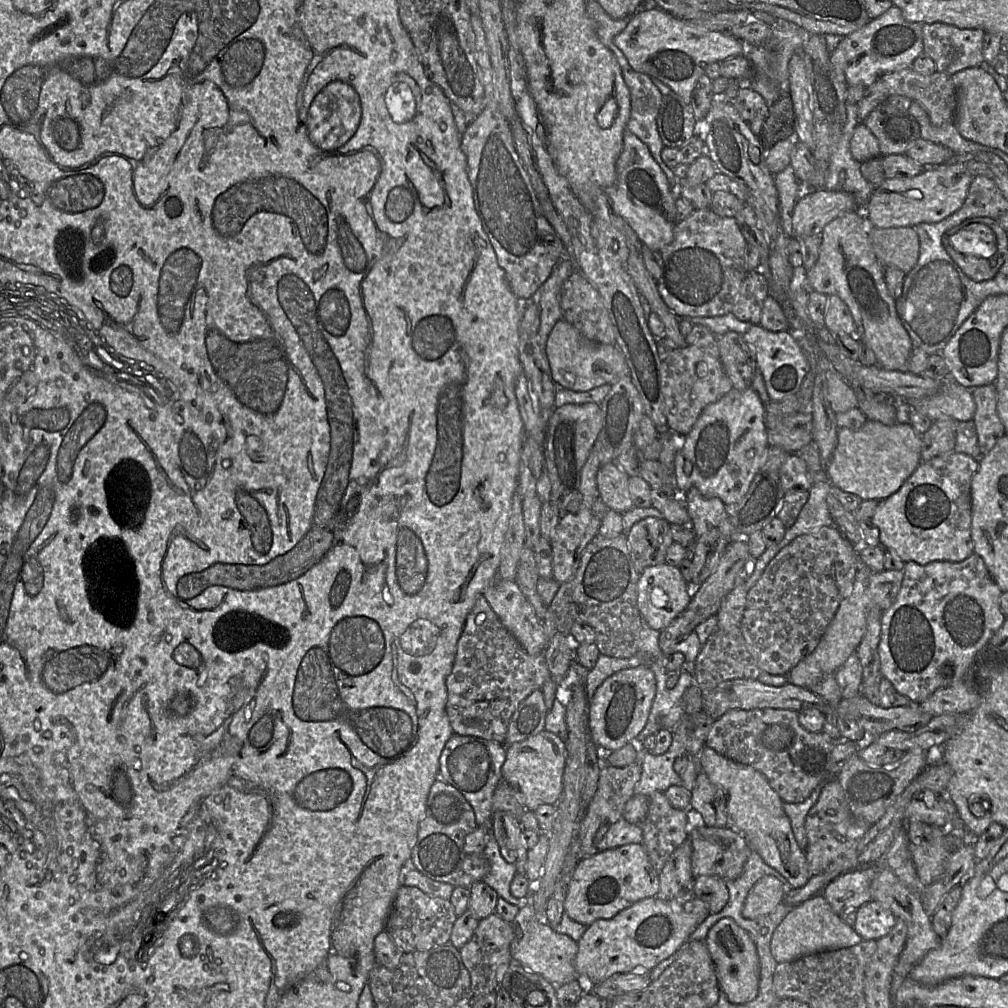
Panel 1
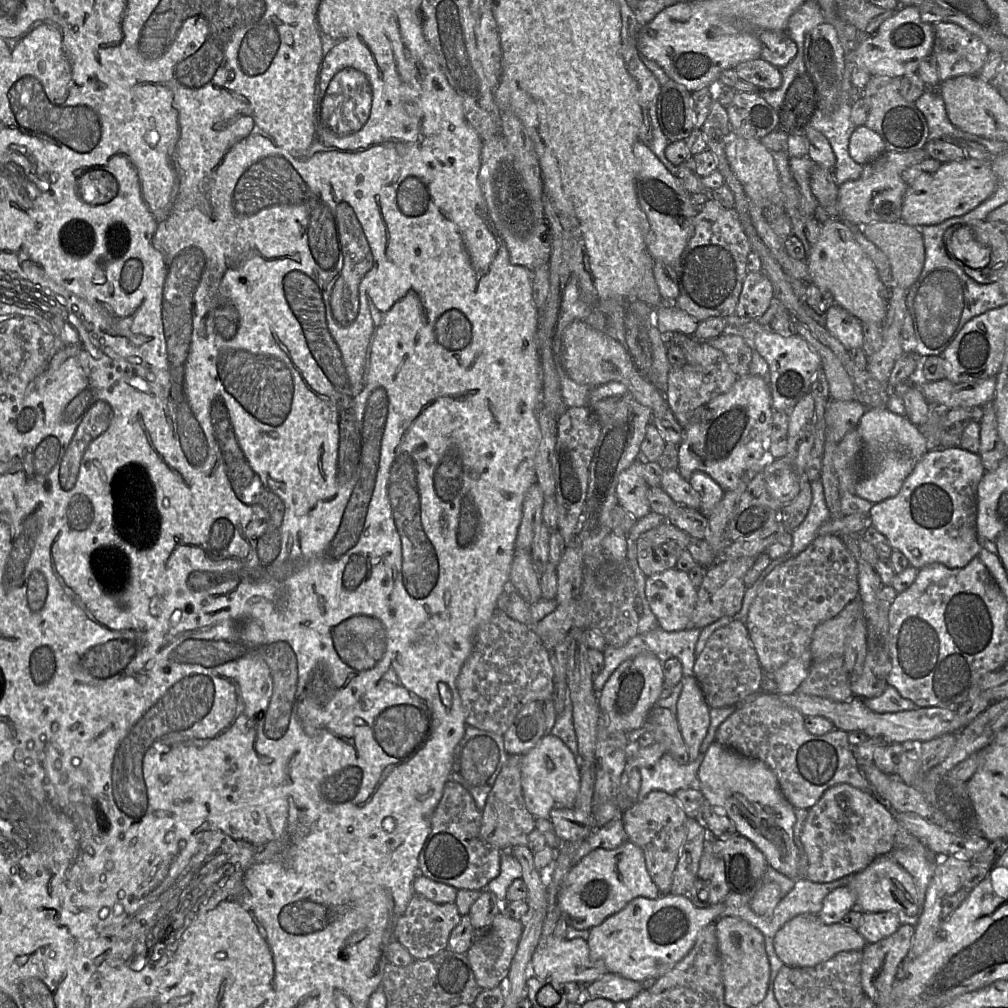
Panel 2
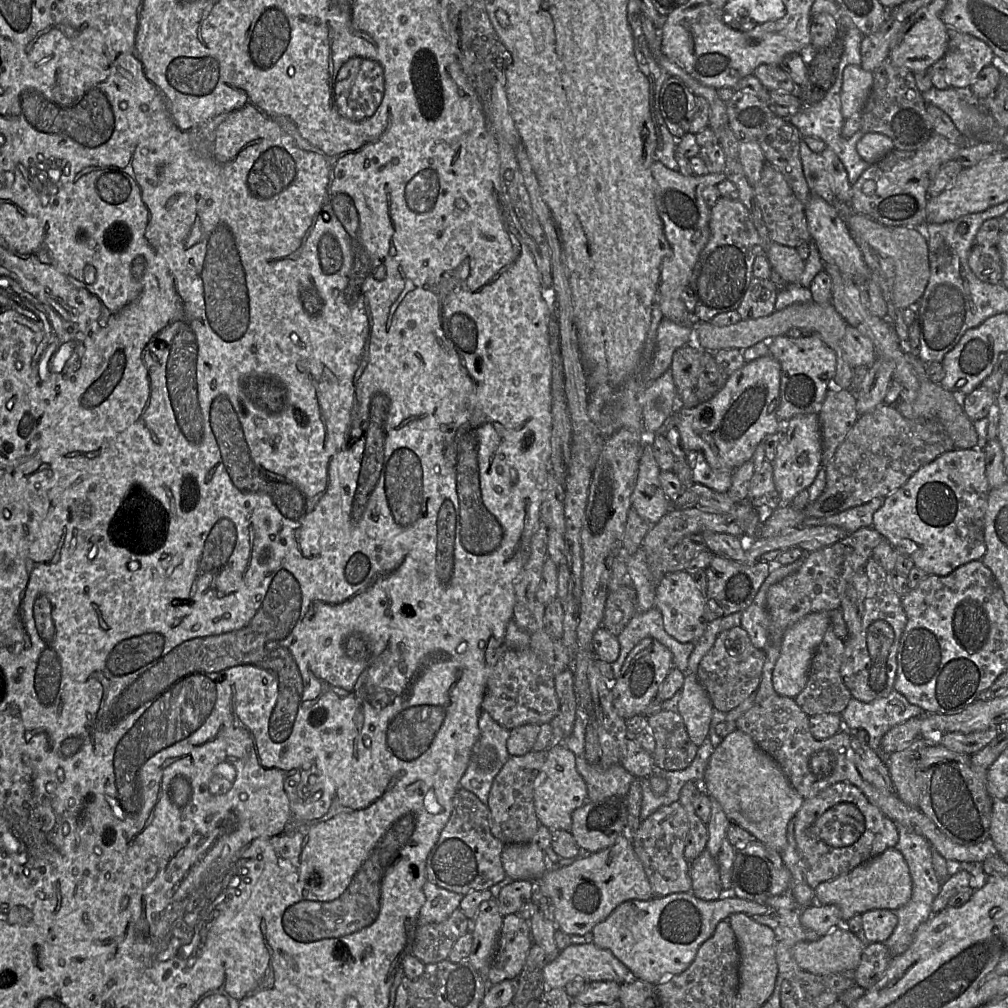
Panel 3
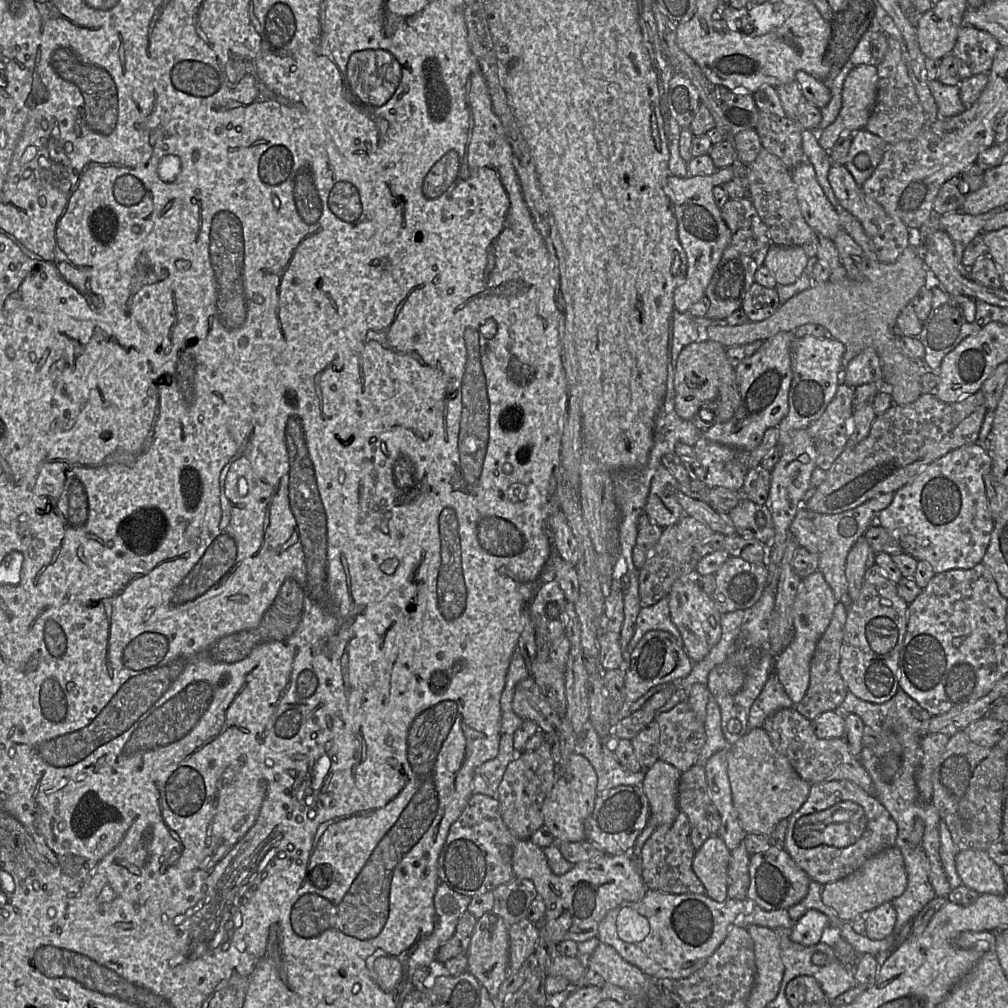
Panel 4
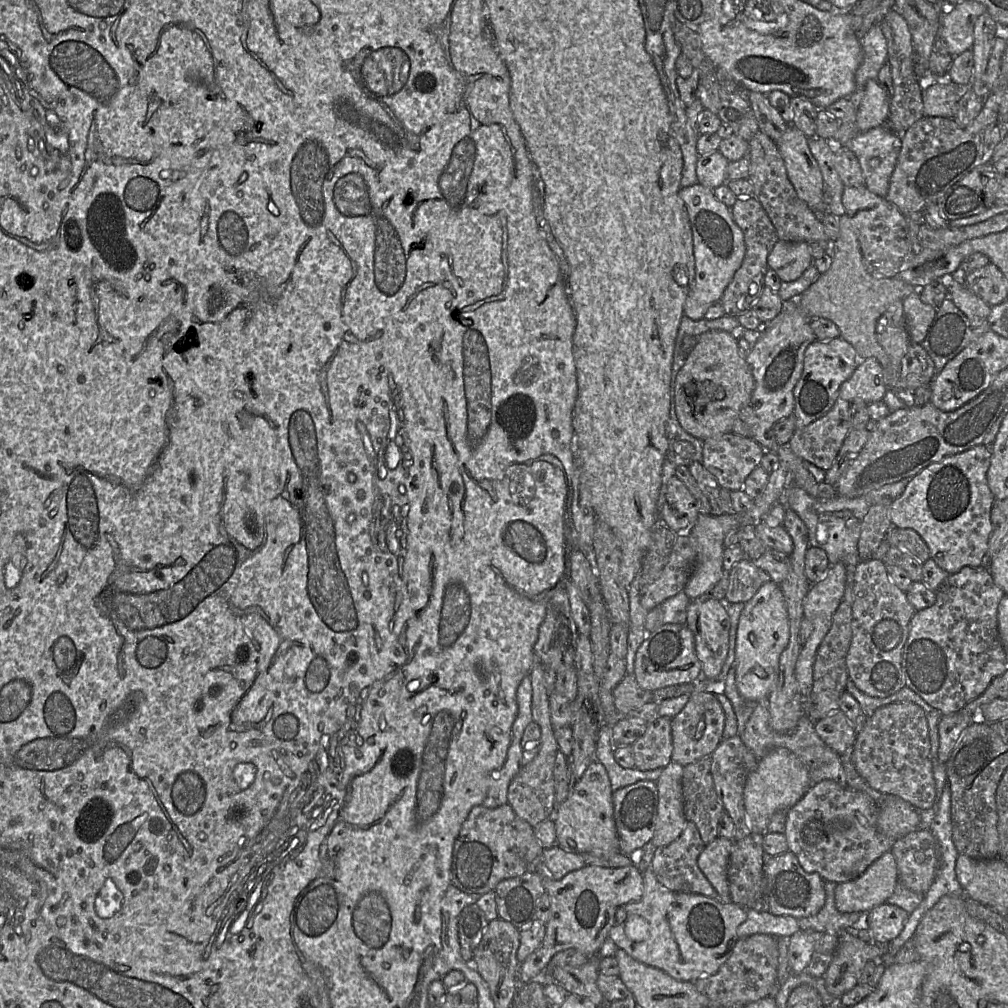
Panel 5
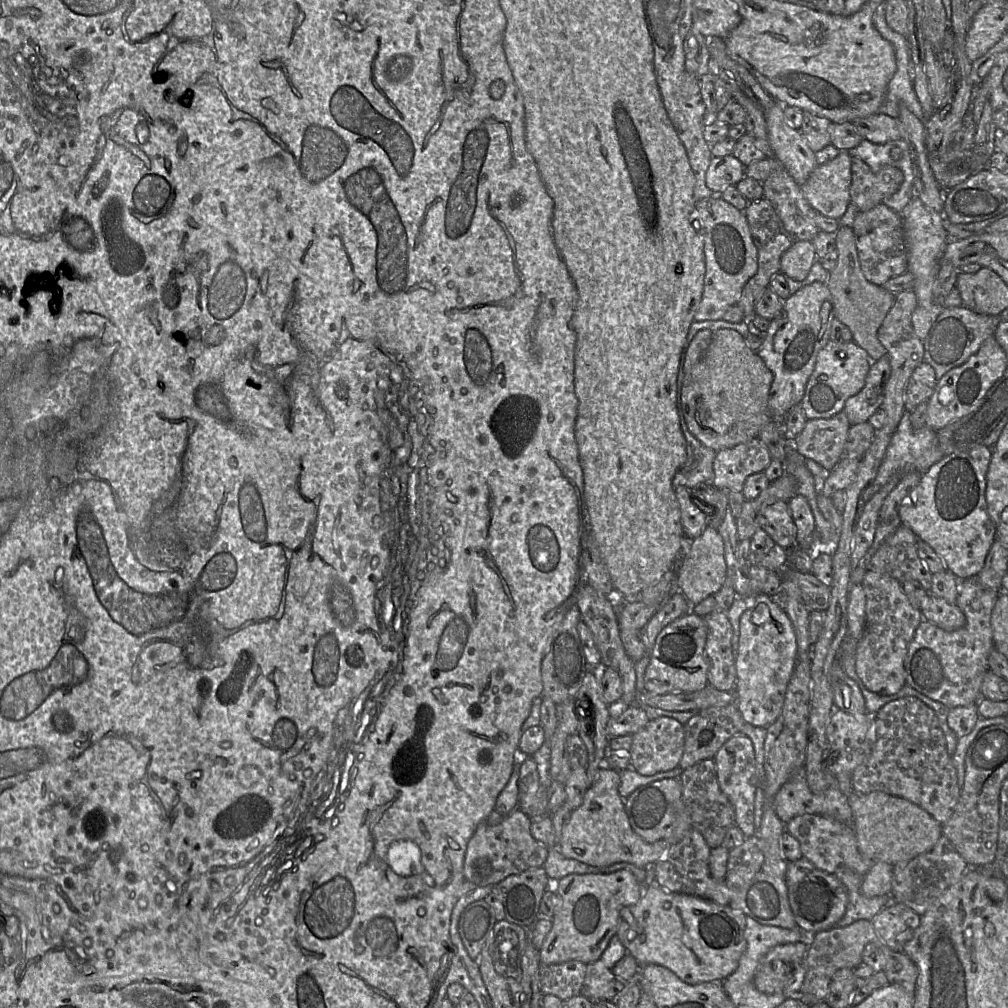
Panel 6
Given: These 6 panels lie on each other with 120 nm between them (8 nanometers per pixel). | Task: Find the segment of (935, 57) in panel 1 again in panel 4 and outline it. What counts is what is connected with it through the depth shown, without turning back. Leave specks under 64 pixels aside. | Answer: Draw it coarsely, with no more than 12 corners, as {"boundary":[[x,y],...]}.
{"boundary":[[960,27],[951,55],[961,82],[989,73],[999,42],[989,32]]}

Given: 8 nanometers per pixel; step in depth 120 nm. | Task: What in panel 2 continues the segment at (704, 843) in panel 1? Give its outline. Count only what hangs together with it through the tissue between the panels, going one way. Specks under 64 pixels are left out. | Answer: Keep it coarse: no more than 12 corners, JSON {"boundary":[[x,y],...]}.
{"boundary":[[739,834],[715,838],[735,893],[756,887],[764,854]]}

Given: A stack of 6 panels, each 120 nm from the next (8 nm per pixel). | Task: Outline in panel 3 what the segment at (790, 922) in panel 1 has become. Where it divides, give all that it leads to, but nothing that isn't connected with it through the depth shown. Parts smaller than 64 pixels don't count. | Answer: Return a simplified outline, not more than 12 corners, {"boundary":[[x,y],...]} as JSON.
{"boundary":[[845,924],[796,943],[801,970],[854,971],[866,944]]}

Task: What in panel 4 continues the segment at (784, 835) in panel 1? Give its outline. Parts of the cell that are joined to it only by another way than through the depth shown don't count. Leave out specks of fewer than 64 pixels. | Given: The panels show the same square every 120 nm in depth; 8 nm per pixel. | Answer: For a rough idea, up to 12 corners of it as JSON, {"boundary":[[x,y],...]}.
{"boundary":[[762,728],[729,749],[741,827],[770,836],[812,785]]}

